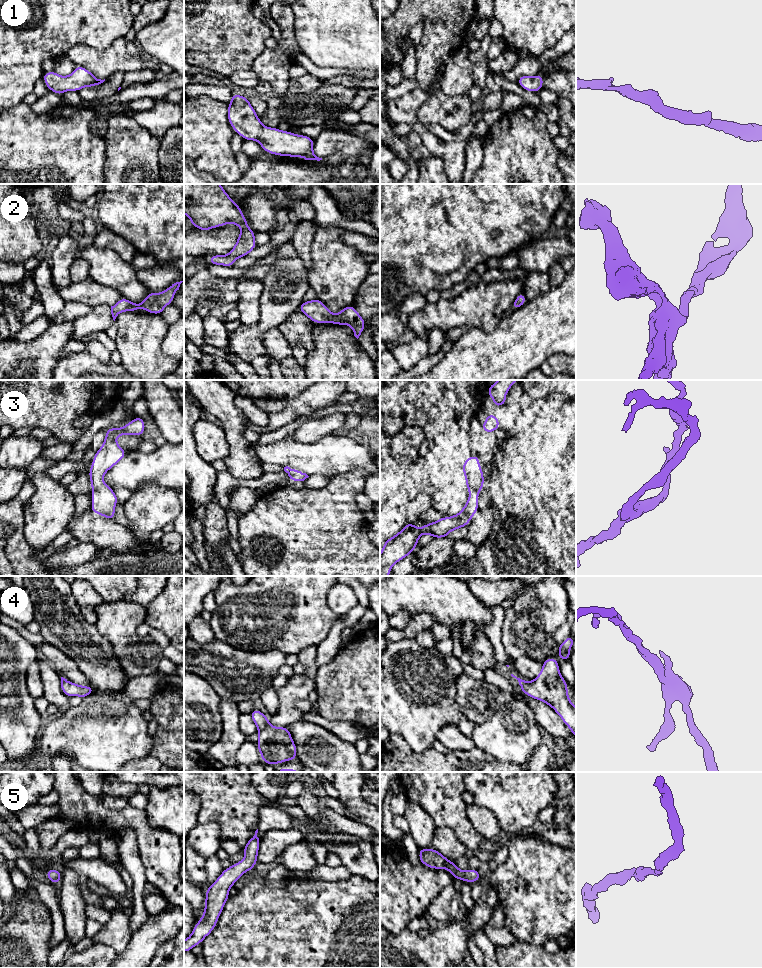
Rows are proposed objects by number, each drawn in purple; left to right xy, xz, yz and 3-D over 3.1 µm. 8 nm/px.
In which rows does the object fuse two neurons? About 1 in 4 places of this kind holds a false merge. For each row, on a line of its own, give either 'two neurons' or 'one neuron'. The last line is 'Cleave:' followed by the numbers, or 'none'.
1: one neuron
2: one neuron
3: one neuron
4: one neuron
5: one neuron
Cleave: none

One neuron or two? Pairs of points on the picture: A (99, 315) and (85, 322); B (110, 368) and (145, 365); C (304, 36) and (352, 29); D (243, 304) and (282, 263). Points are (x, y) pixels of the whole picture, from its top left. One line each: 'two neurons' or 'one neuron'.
A: one neuron
B: two neurons
C: one neuron
D: two neurons

